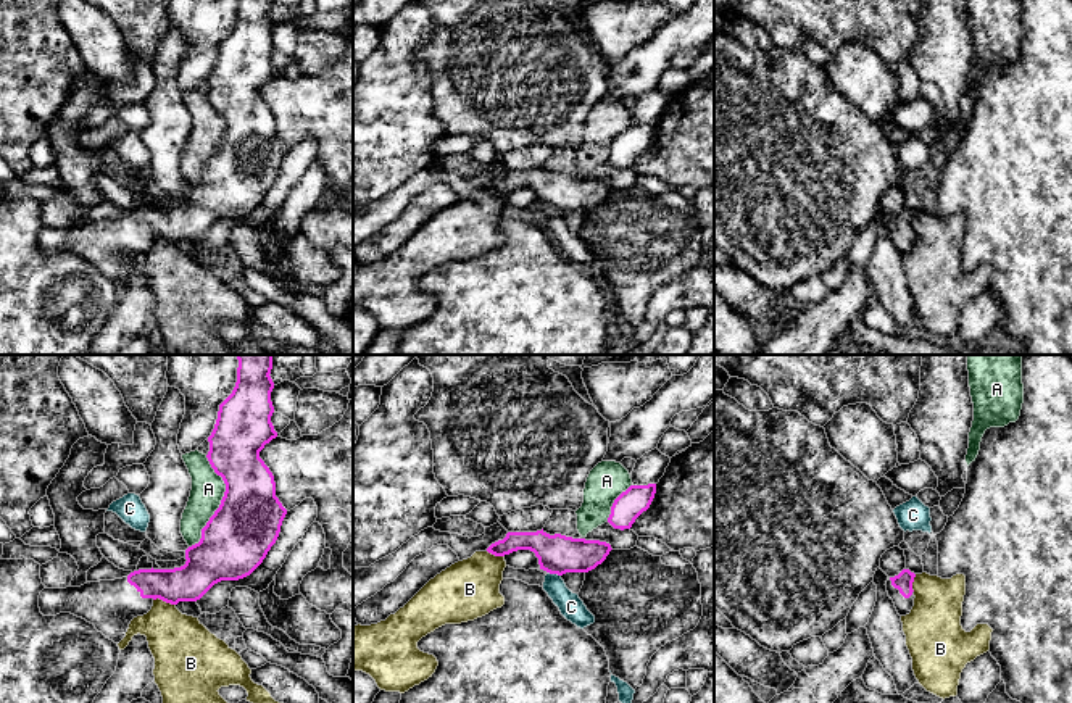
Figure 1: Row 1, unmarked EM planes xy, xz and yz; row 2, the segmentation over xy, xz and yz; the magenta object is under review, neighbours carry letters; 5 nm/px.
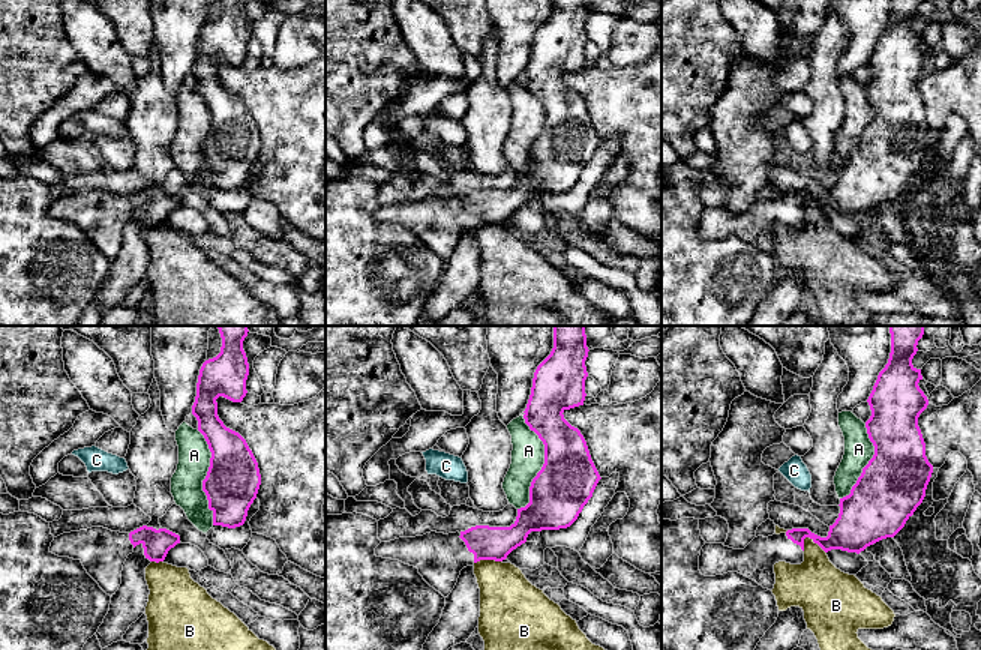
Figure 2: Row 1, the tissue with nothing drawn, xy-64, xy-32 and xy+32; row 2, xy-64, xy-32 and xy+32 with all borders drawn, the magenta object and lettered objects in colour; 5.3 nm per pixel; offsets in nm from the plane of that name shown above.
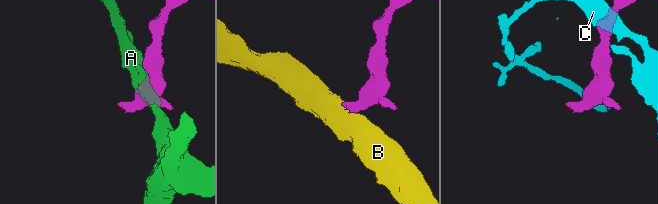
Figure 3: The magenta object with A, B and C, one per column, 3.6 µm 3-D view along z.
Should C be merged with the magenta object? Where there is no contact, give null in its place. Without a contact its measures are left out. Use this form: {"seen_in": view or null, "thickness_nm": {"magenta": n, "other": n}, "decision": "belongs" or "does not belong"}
{"seen_in": "xz", "thickness_nm": {"magenta": 190, "other": 120}, "decision": "does not belong"}

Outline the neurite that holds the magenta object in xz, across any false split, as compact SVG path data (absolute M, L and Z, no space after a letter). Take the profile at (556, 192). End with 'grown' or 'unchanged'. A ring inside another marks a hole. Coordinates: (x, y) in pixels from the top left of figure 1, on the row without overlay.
M543 168L537 171L508 171L503 179L487 187L495 195L505 195L517 189L534 190L540 208L563 214L595 208L613 187L606 181L572 177L561 173L550 174Z; unchanged

